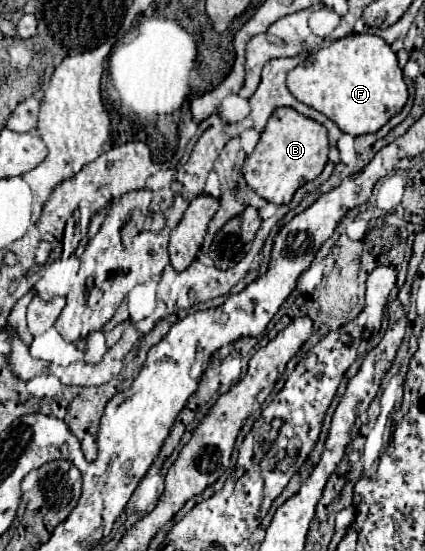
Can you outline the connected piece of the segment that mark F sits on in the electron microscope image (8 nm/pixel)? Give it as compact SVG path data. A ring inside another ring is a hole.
M370 33L342 37L312 53L306 63L288 73L288 89L298 101L318 109L354 137L376 133L408 101L408 87L396 53L382 37Z

